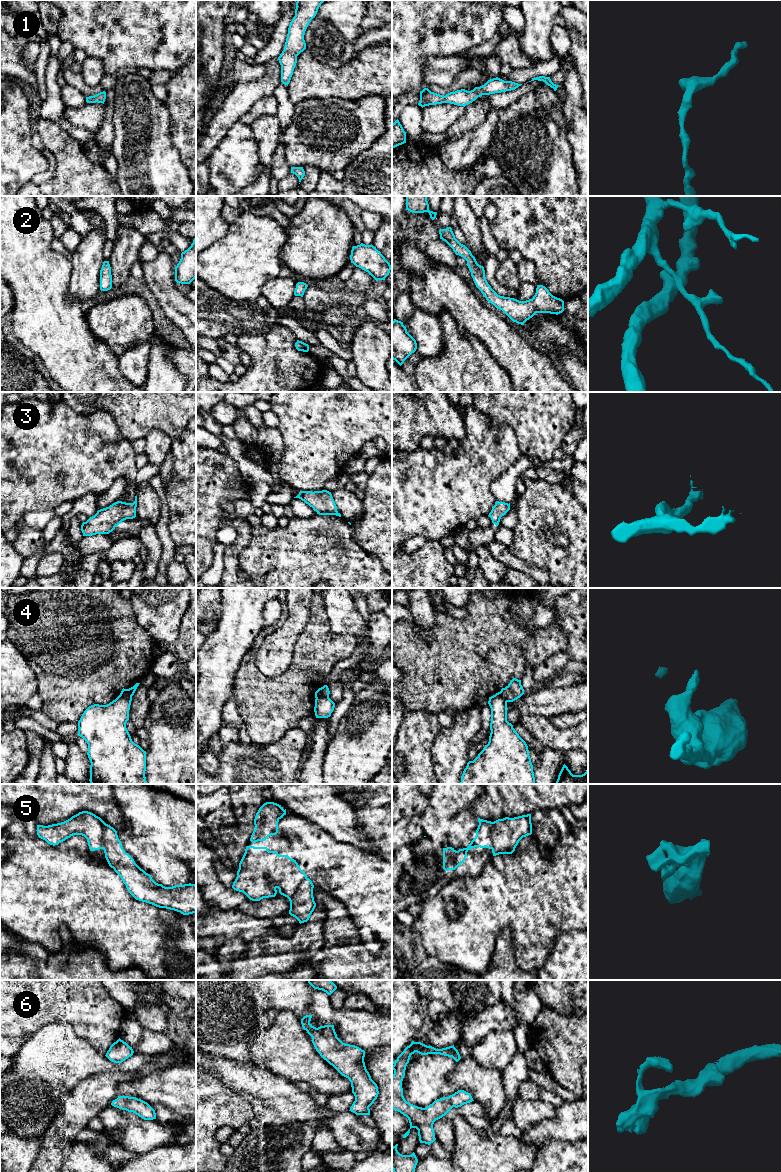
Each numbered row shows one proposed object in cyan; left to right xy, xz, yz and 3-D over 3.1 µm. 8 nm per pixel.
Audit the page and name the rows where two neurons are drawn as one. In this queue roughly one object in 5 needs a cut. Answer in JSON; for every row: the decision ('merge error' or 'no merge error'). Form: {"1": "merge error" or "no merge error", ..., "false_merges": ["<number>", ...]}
{"1": "no merge error", "2": "no merge error", "3": "no merge error", "4": "merge error", "5": "merge error", "6": "no merge error", "false_merges": ["4", "5"]}

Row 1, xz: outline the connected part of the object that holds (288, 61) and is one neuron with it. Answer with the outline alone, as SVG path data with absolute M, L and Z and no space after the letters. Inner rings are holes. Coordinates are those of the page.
M297 0L295 16L290 22L284 50L278 57L281 82L288 86L297 63L297 56L306 49L305 31L324 0Z

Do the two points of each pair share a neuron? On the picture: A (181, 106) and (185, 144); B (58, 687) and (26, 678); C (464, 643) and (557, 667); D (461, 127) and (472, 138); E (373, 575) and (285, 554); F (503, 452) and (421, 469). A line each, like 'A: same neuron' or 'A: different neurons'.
A: same neuron
B: different neurons
C: different neurons
D: different neurons
E: same neuron
F: same neuron

